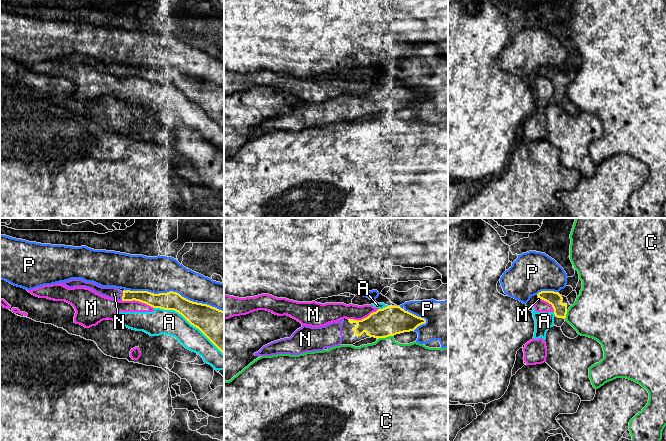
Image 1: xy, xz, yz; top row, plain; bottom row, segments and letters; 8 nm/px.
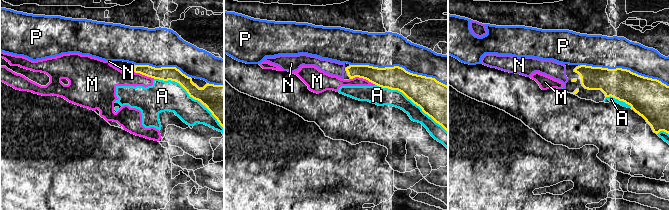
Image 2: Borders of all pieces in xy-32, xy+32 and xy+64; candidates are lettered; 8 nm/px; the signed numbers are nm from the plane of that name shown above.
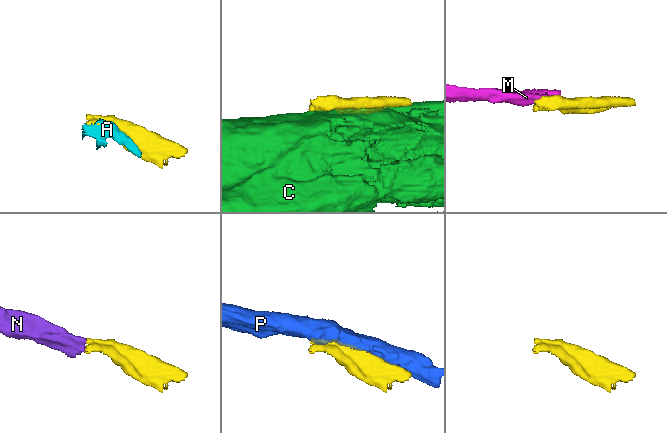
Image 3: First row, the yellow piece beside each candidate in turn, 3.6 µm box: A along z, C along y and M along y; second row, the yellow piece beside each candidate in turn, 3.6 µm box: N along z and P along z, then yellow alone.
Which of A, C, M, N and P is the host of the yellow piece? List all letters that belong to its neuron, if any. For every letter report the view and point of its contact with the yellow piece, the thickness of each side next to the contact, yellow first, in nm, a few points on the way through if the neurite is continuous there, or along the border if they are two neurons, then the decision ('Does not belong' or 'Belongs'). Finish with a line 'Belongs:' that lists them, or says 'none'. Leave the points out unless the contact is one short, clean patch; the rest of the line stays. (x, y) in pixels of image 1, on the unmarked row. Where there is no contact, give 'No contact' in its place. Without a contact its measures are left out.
A: Touches yellow at xy (189, 98). Thickness 260 nm (yellow) against 200 nm. Does not belong
C: Touches yellow at xz (385, 113). Thickness 240 nm (yellow) against 460 nm. Does not belong
M: Touches yellow at xy (138, 76). Thickness 140 nm (yellow) against 160 nm. Boundary: xy (122, 76), (138, 76), (153, 84). Does not belong
N: Touches yellow at xy (122, 72). Thickness 110 nm (yellow) against 100 nm. Path across: xy (151, 75), (144, 72), (122, 72), (111, 68). Belongs
P: Touches yellow at xy (175, 68). Thickness 190 nm (yellow) against 300 nm. Does not belong
Belongs: N

